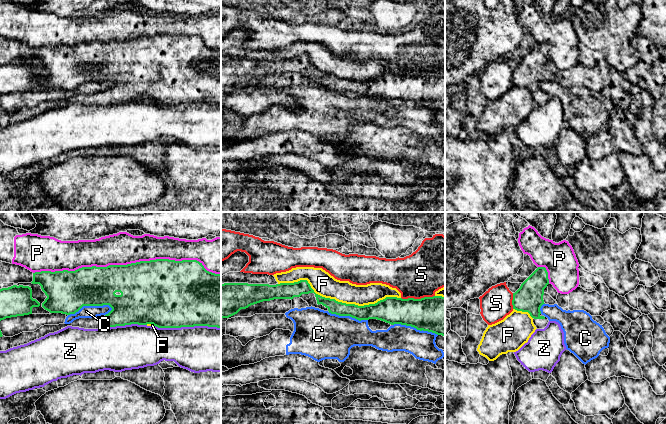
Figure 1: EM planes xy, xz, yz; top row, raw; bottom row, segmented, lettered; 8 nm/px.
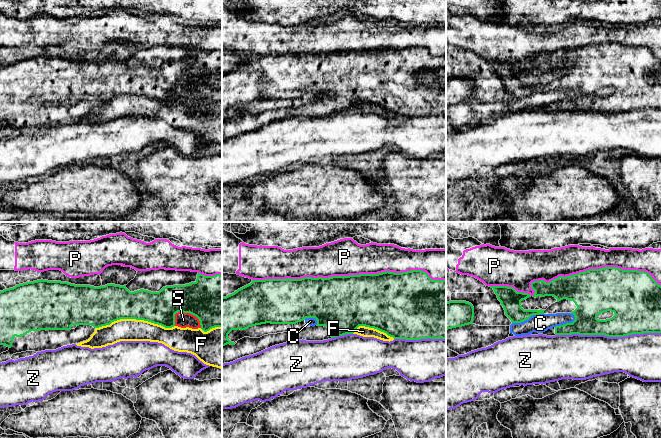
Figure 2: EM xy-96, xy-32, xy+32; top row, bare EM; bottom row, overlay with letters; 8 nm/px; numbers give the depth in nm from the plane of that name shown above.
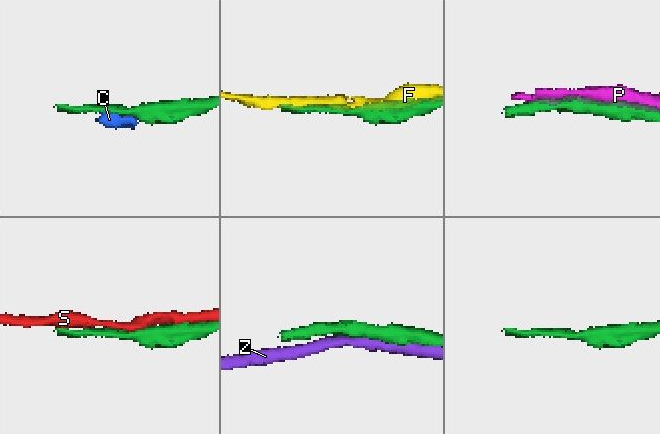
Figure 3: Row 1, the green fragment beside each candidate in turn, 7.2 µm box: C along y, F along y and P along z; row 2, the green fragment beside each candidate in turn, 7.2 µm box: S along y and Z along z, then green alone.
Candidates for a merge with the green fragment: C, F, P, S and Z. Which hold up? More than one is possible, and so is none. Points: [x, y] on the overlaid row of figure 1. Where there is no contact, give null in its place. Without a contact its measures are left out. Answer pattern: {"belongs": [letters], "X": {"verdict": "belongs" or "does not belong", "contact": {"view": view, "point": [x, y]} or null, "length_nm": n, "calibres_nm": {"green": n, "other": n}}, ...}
{"belongs": [], "C": {"verdict": "does not belong", "contact": {"view": "xy", "point": [90, 305]}, "length_nm": 360, "calibres_nm": {"green": 340, "other": 100}}, "F": {"verdict": "does not belong", "contact": {"view": "xz", "point": [337, 301]}, "length_nm": 1000, "calibres_nm": {"green": 120, "other": 190}}, "P": {"verdict": "does not belong", "contact": {"view": "xy", "point": [127, 264]}, "length_nm": 1500, "calibres_nm": {"green": 440, "other": 260}}, "S": {"verdict": "does not belong", "contact": {"view": "xz", "point": [417, 299]}, "length_nm": 280, "calibres_nm": {"green": 300, "other": 360}}, "Z": {"verdict": "does not belong", "contact": {"view": "xy", "point": [187, 326]}, "length_nm": 550, "calibres_nm": {"green": 500, "other": 360}}}

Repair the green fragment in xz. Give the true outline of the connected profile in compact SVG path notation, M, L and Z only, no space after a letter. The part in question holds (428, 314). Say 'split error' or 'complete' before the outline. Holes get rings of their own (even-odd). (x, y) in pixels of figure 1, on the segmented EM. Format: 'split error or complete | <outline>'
split error | M300 280L294 283L269 284L248 284L248 283L224 283L221 284L221 318L229 318L237 314L241 309L251 305L270 301L274 299L293 299L300 297L308 303L308 307L319 308L331 314L339 316L350 316L359 321L377 319L391 325L401 324L411 326L420 331L428 331L445 337L445 297L433 296L421 299L402 299L397 297L386 297L375 304L358 306L338 302L335 299L322 297L314 292L307 280Z

